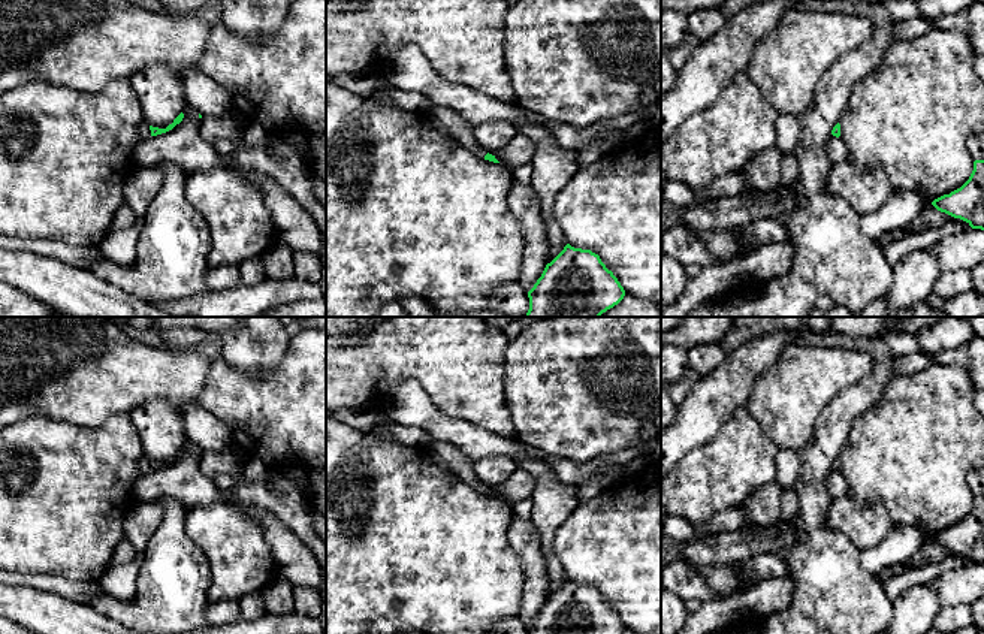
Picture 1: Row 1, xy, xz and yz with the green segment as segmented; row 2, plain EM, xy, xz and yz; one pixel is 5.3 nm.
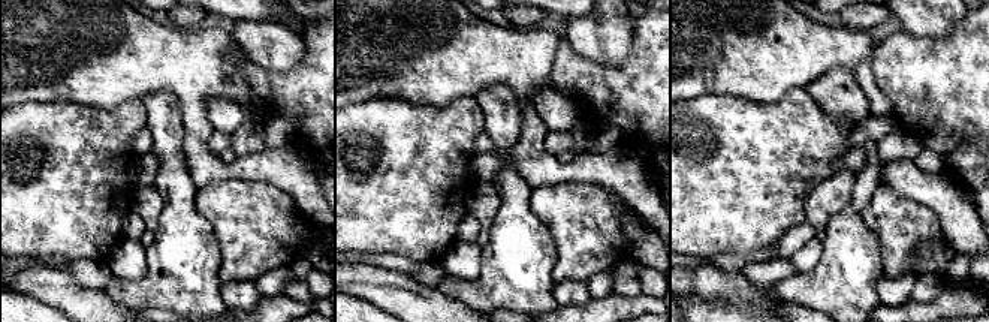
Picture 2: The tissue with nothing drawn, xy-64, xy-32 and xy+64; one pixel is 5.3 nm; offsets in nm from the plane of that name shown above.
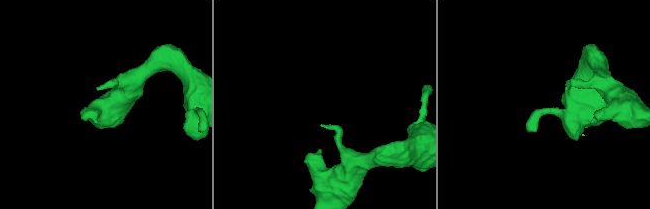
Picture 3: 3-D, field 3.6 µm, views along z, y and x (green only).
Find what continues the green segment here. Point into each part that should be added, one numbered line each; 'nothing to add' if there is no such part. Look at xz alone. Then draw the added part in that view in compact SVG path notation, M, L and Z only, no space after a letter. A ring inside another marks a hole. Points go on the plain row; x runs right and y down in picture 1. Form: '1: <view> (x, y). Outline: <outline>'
nothing to add

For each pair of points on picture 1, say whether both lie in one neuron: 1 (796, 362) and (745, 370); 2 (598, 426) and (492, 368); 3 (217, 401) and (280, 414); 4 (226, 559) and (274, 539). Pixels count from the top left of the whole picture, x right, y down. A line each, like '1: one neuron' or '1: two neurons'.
1: two neurons
2: two neurons
3: one neuron
4: two neurons

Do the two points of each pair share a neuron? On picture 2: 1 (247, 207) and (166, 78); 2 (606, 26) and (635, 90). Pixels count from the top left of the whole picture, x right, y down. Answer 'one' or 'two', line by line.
1: two
2: two

